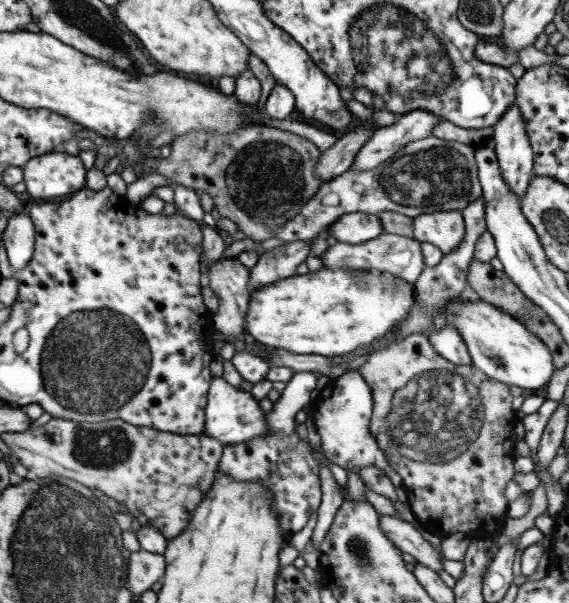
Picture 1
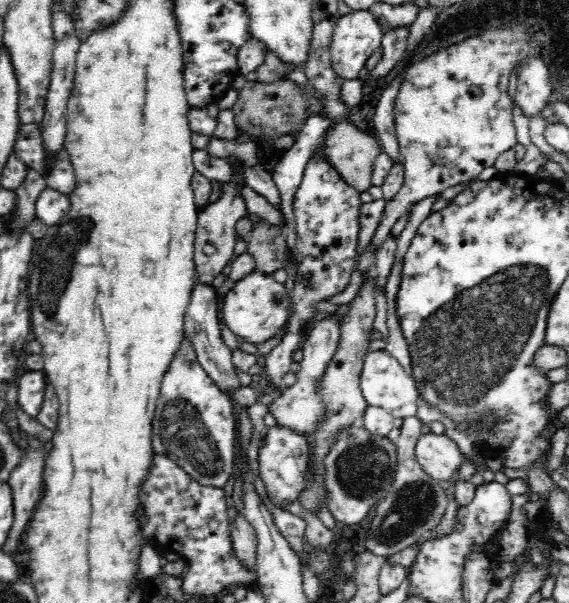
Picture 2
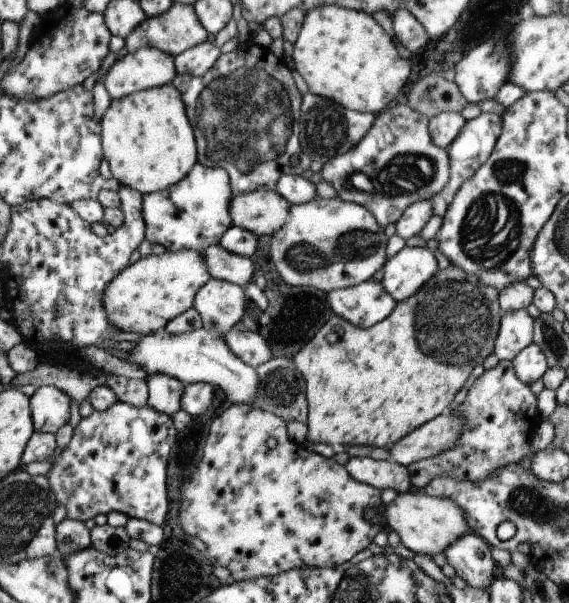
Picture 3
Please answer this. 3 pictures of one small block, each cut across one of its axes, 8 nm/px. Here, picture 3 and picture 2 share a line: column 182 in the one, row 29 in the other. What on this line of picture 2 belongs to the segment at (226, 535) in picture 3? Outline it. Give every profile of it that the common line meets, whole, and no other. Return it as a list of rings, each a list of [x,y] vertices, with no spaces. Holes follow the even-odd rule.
[[[524,22],[506,23],[499,29],[496,25],[490,26],[487,31],[427,56],[405,70],[404,81],[394,98],[394,126],[403,158],[405,179],[398,194],[385,204],[384,212],[378,220],[378,228],[368,246],[373,254],[379,251],[380,245],[388,238],[398,217],[406,213],[414,202],[426,196],[437,196],[449,186],[478,178],[484,168],[493,166],[500,154],[513,150],[519,144],[513,124],[514,102],[508,88],[513,70],[532,51],[533,32],[530,32],[528,26]]]

